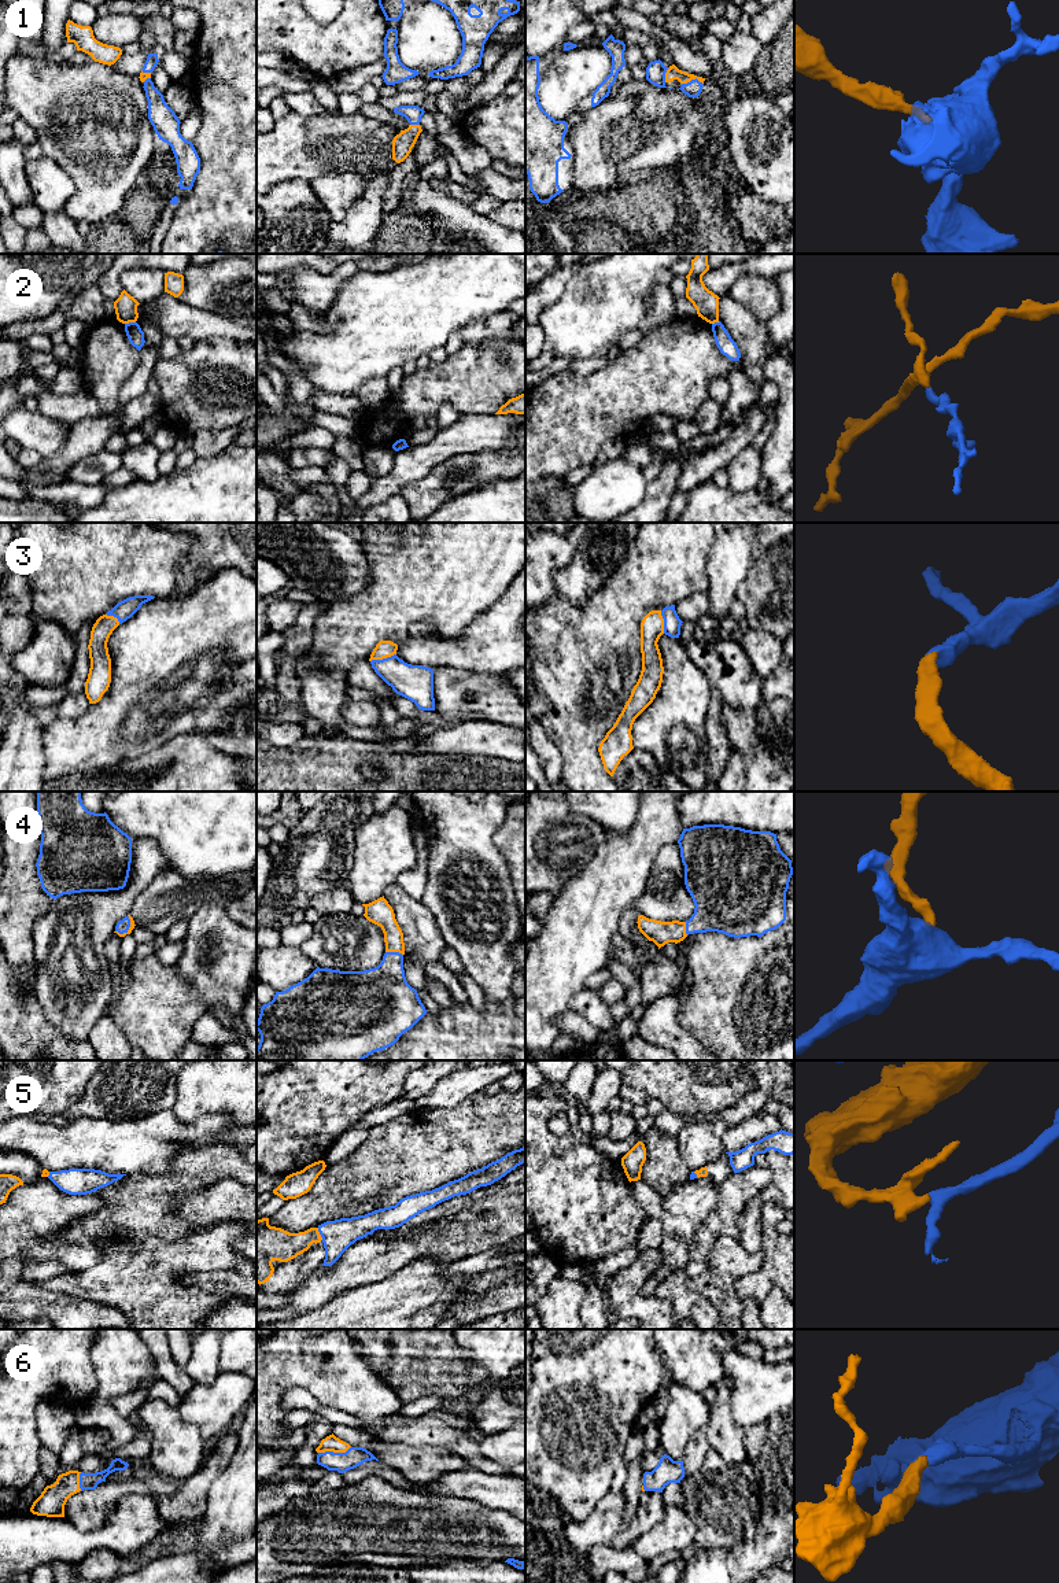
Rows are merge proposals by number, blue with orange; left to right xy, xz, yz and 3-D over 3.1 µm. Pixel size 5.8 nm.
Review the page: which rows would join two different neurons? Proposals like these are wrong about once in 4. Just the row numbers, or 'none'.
2, 5

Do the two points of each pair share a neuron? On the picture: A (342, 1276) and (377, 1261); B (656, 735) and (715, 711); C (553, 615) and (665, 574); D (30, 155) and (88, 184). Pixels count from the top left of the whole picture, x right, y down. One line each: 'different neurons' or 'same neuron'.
A: same neuron
B: different neurons
C: same neuron
D: different neurons

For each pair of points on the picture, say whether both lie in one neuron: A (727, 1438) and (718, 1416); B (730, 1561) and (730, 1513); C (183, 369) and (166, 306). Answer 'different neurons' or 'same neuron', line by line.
A: same neuron
B: different neurons
C: different neurons

